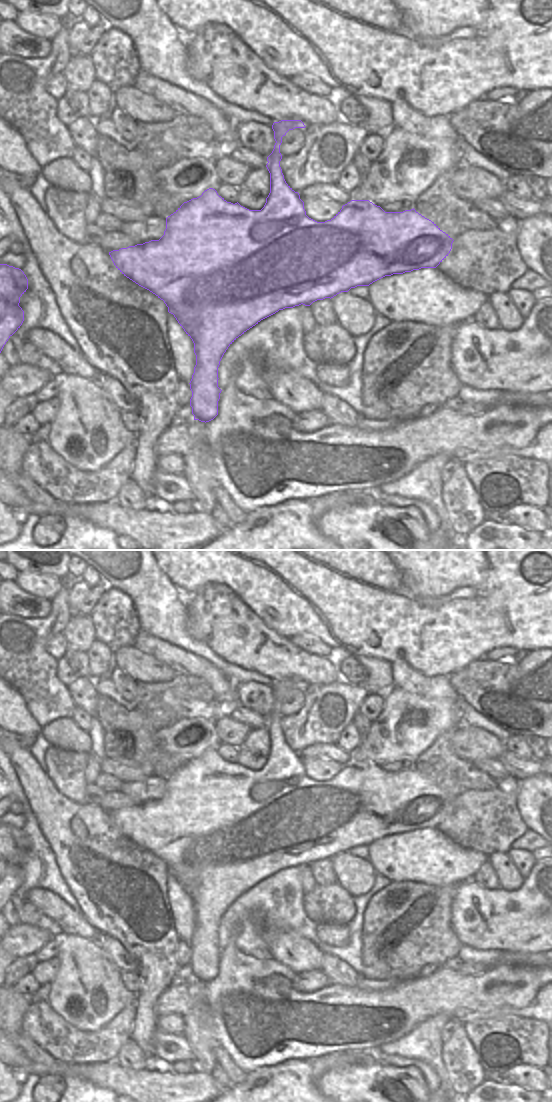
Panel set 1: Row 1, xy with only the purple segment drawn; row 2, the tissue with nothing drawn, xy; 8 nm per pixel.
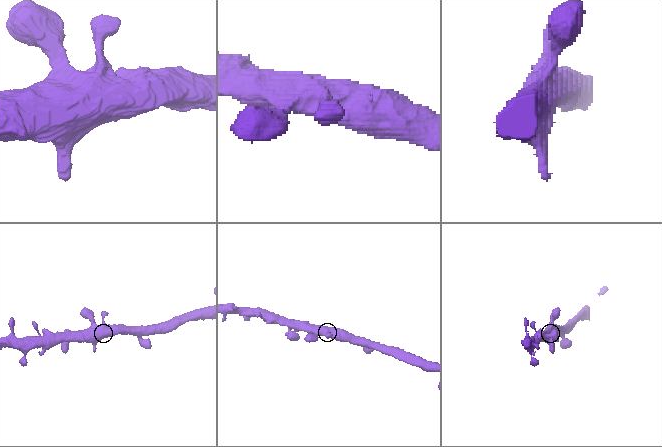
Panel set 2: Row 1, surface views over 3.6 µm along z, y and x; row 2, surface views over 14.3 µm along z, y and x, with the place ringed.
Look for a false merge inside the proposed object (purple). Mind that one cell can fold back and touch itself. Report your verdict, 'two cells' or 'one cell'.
one cell

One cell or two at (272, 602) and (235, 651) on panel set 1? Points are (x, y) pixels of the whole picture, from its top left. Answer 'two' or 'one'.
two

